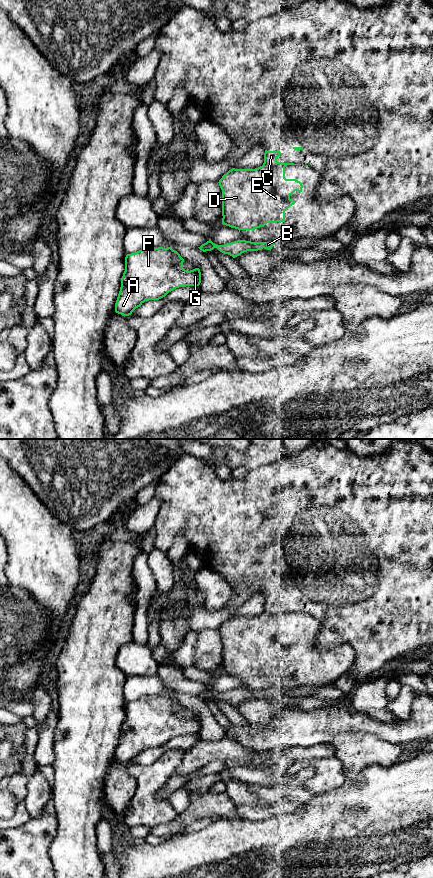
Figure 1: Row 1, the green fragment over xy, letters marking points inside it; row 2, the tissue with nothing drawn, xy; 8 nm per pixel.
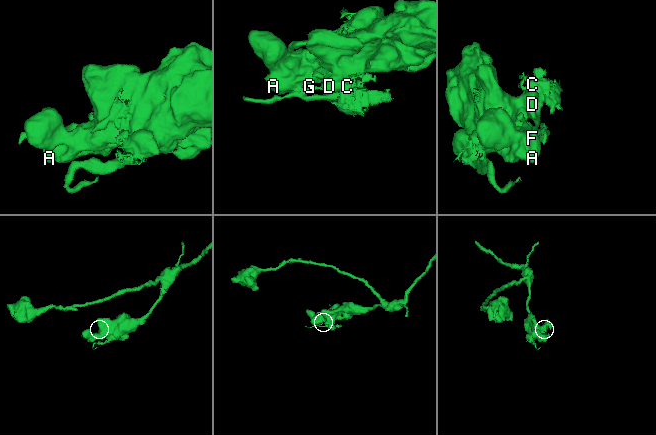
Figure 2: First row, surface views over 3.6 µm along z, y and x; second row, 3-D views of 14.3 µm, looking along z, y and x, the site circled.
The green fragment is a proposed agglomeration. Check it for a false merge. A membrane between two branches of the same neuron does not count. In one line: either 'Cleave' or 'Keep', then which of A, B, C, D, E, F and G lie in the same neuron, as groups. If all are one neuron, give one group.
Keep. Groups: A B C D E F G

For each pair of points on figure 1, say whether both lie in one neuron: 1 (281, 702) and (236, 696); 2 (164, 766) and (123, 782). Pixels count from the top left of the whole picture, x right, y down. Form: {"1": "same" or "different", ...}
{"1": "same", "2": "different"}

